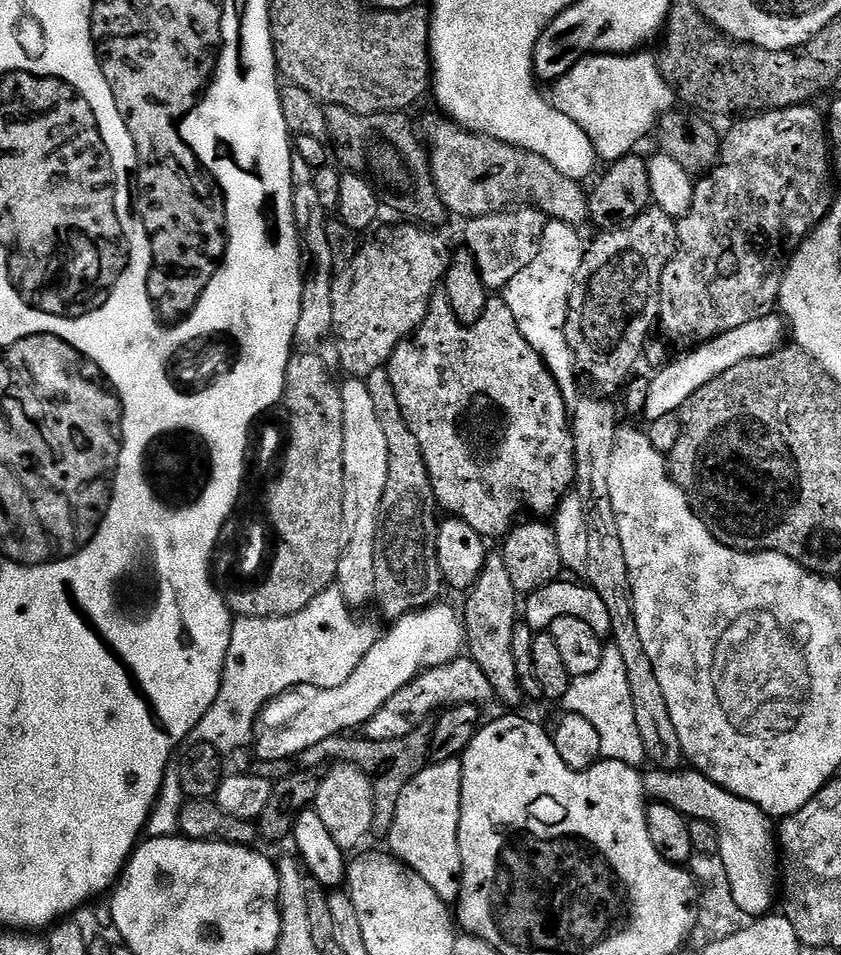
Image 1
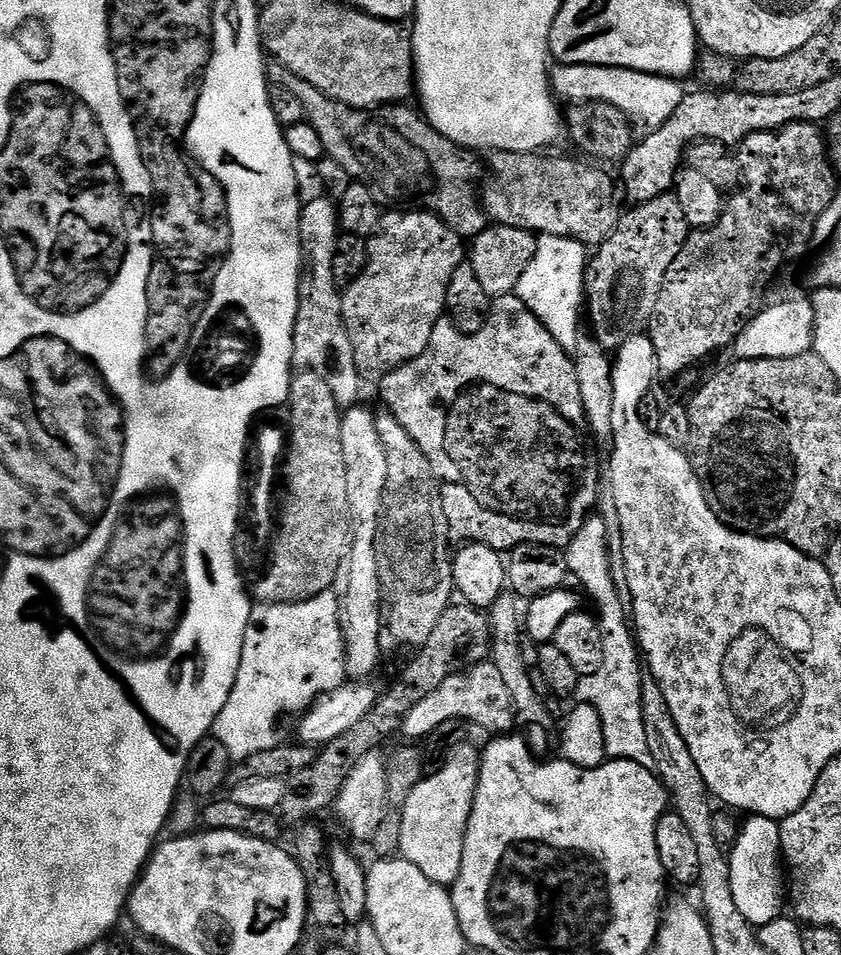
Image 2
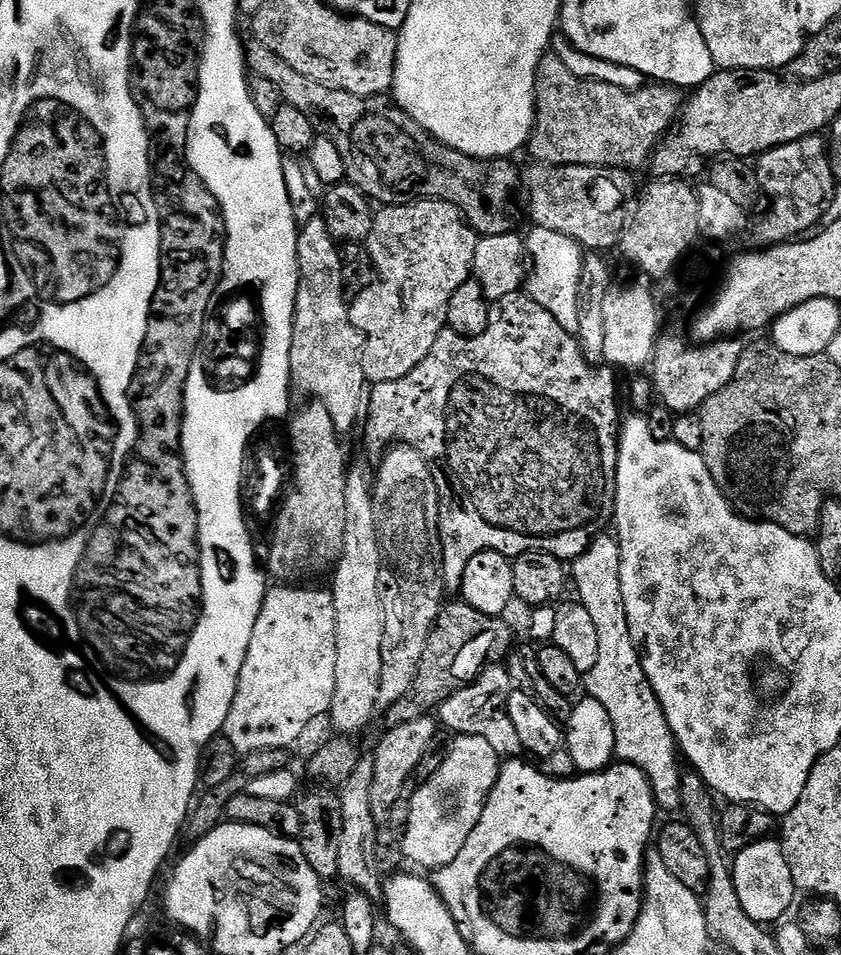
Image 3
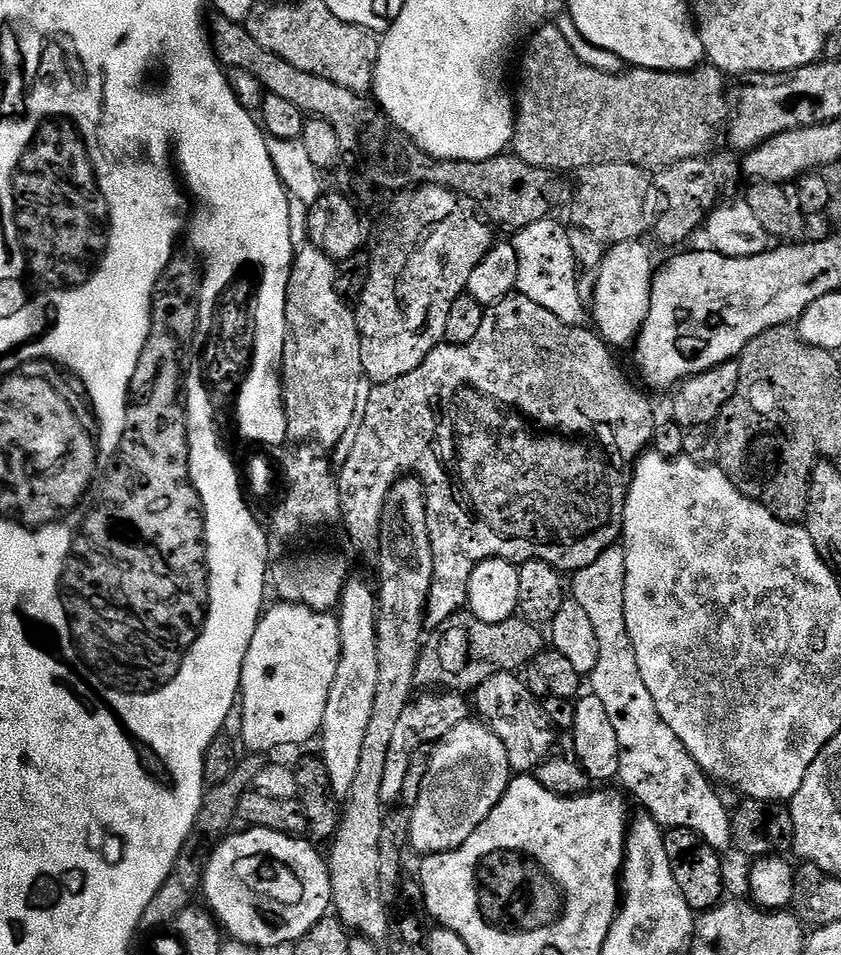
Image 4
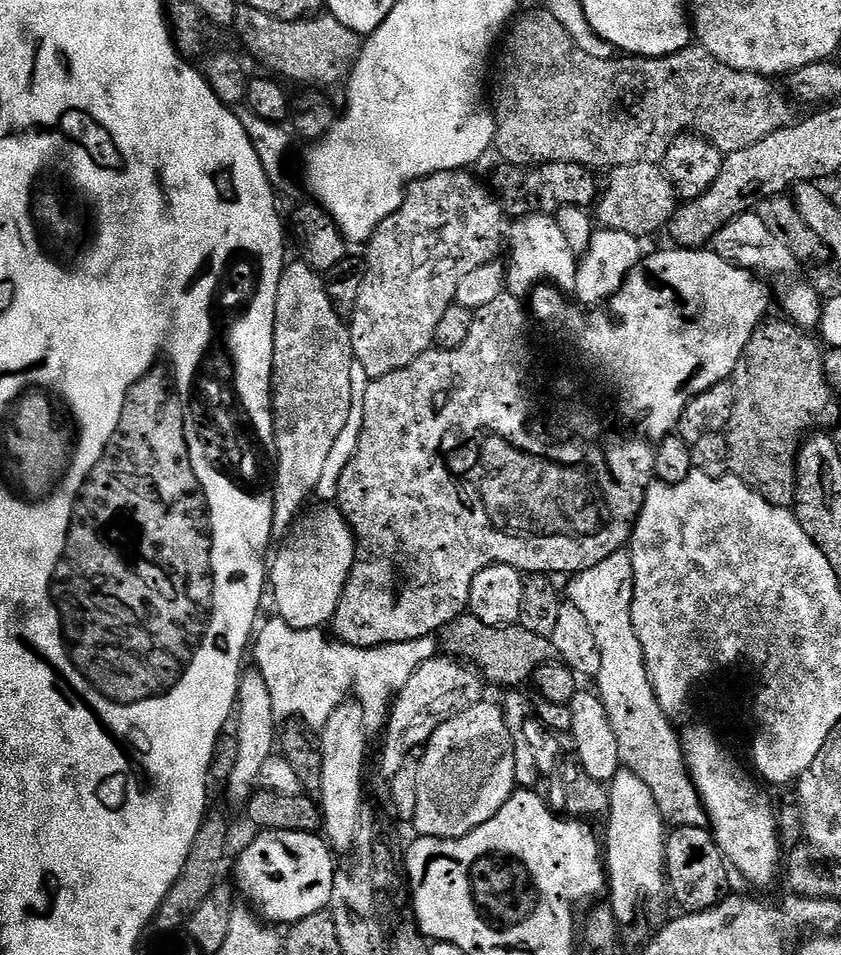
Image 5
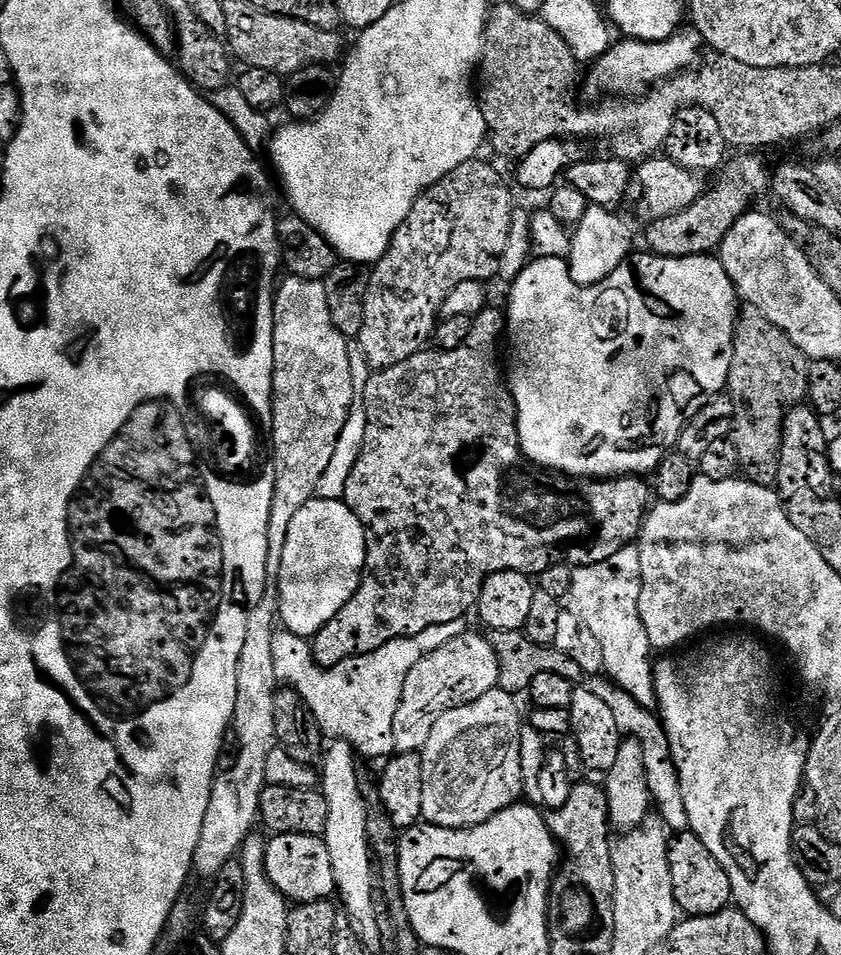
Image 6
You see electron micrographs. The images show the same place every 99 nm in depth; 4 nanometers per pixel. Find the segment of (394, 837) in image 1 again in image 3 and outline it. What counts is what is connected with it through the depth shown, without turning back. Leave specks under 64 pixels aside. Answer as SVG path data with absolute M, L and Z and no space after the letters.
M460 734L447 749L442 766L438 766L438 774L434 774L429 780L419 785L420 789L412 796L408 804L408 825L402 831L402 843L404 854L409 861L412 860L420 868L435 870L450 866L458 854L462 854L462 846L466 846L466 838L478 826L482 818L482 810L494 790L494 786L500 781L500 765L502 757L496 753L494 746L486 742L486 738Z

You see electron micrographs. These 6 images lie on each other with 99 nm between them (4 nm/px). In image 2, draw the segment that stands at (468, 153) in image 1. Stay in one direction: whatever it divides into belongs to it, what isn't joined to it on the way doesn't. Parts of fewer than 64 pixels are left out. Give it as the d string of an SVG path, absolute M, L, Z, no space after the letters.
M491 153L492 173L489 176L487 173L482 184L482 207L489 221L502 228L524 228L545 236L568 236L585 246L599 246L618 226L622 215L617 181L613 177L612 181L600 169L603 167L575 164L564 156L548 155L552 154Z

